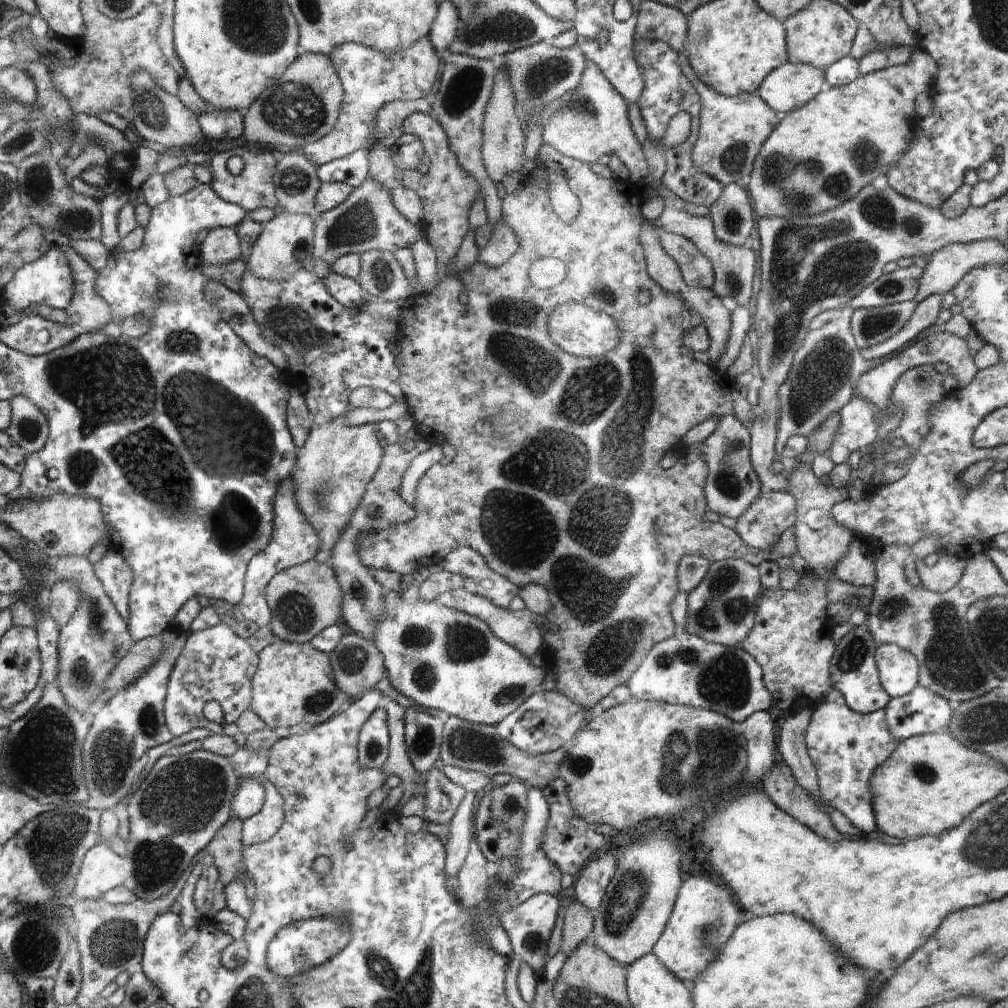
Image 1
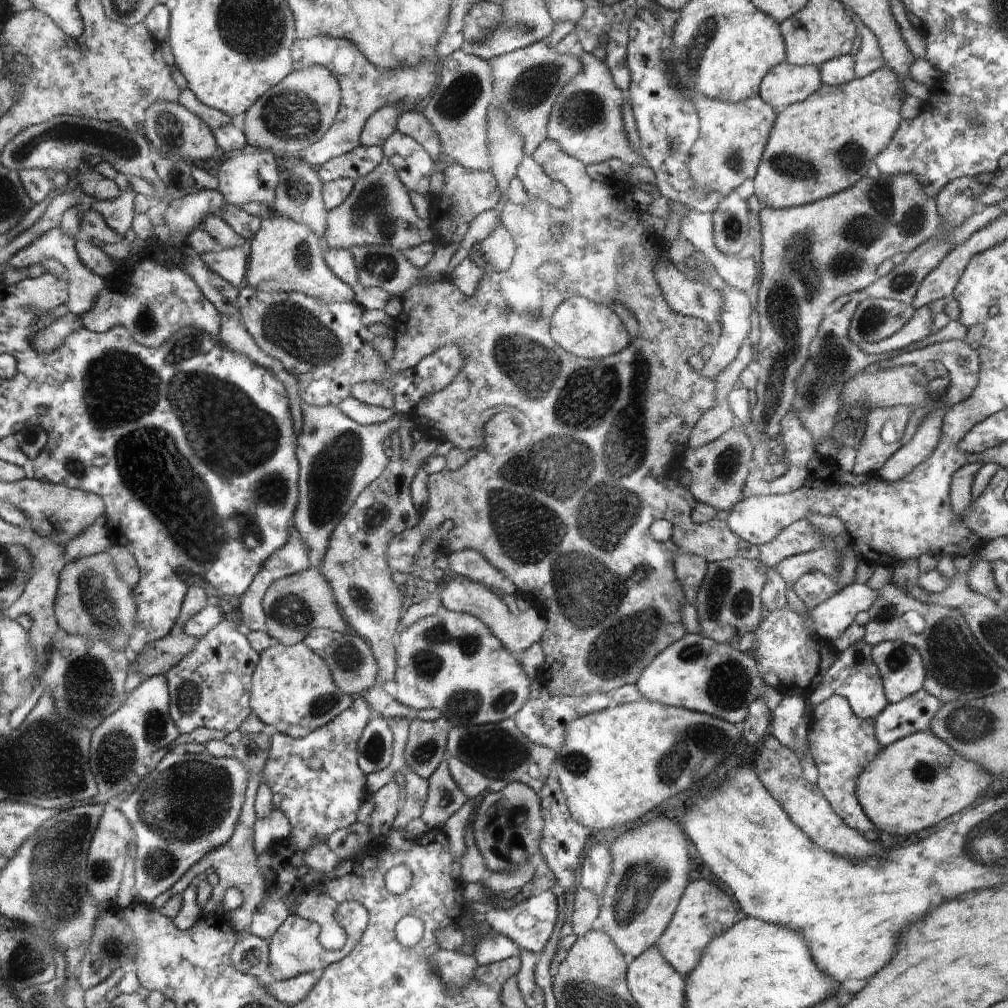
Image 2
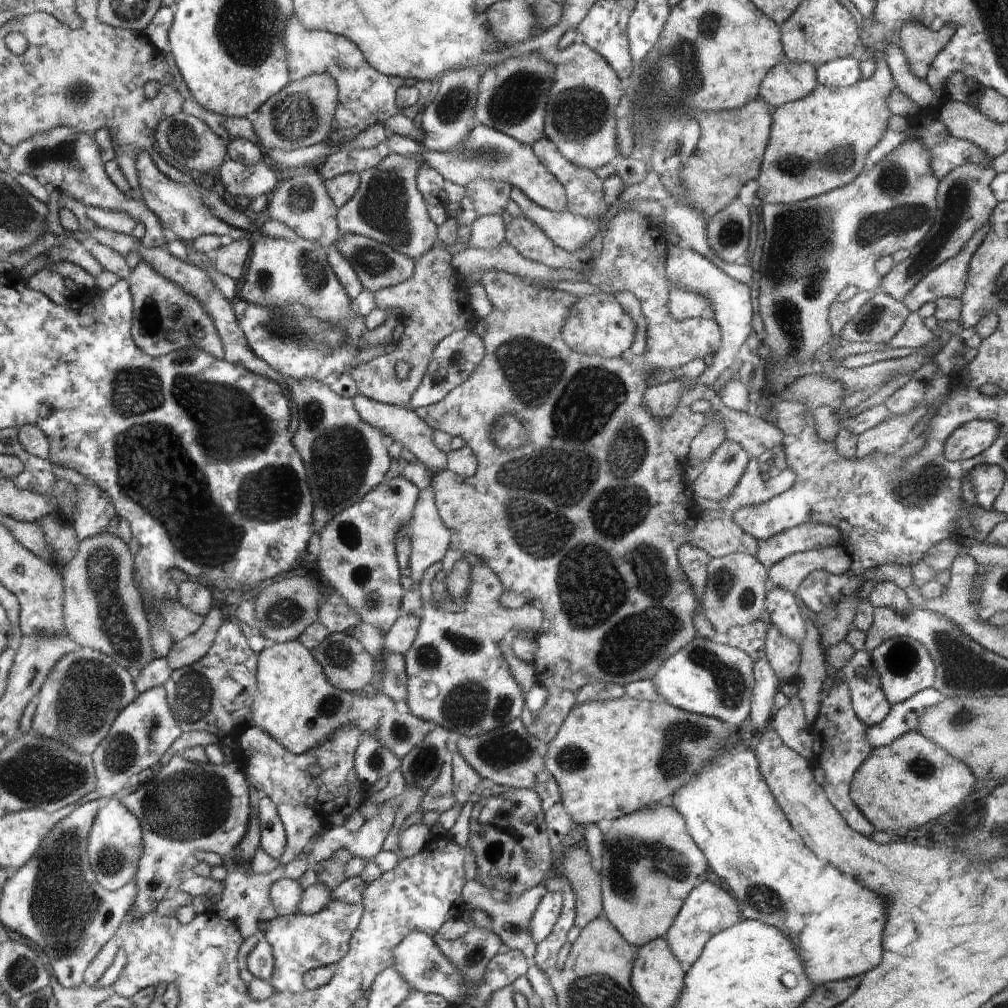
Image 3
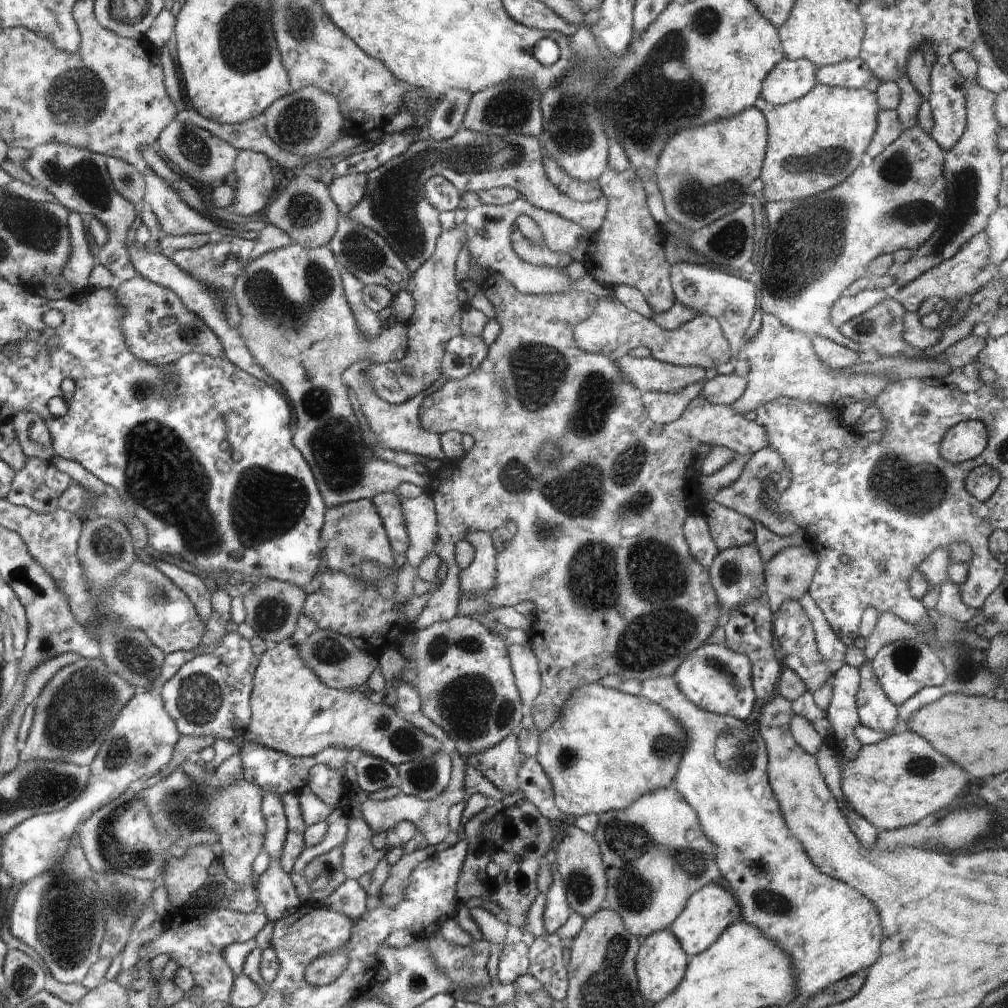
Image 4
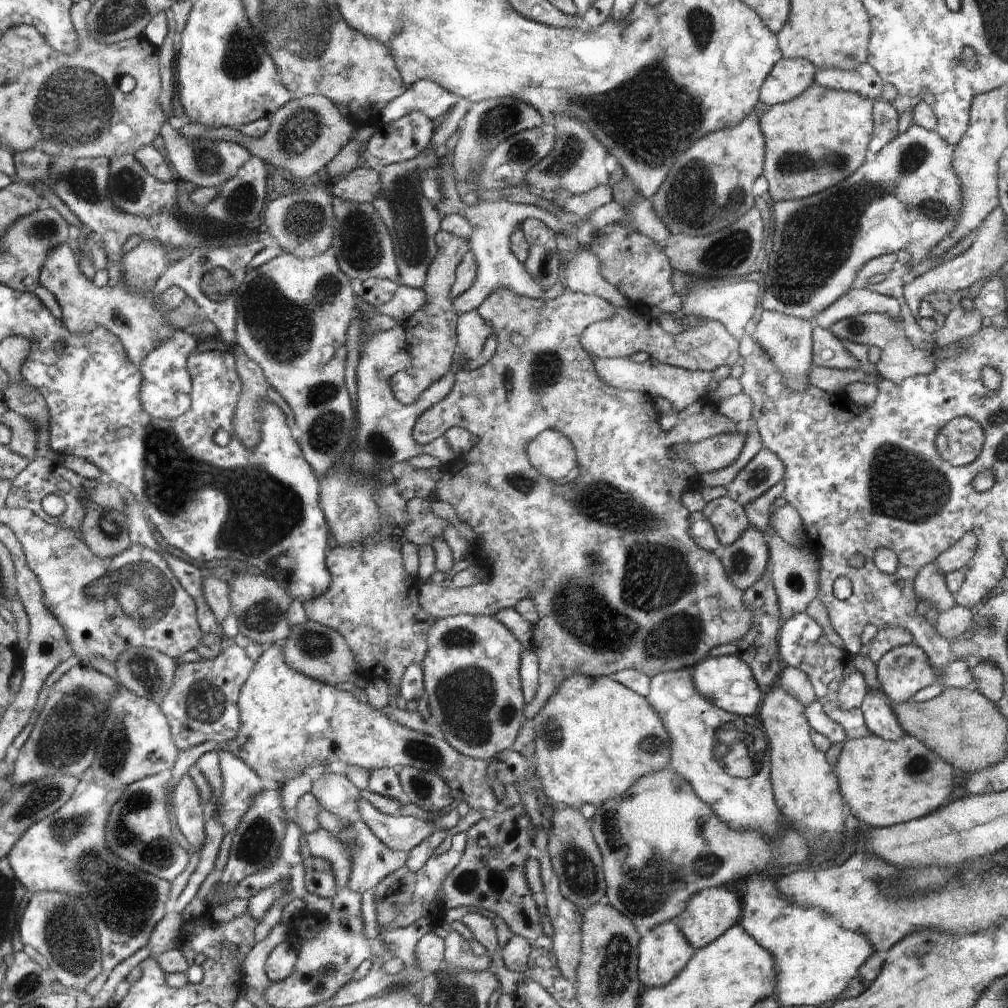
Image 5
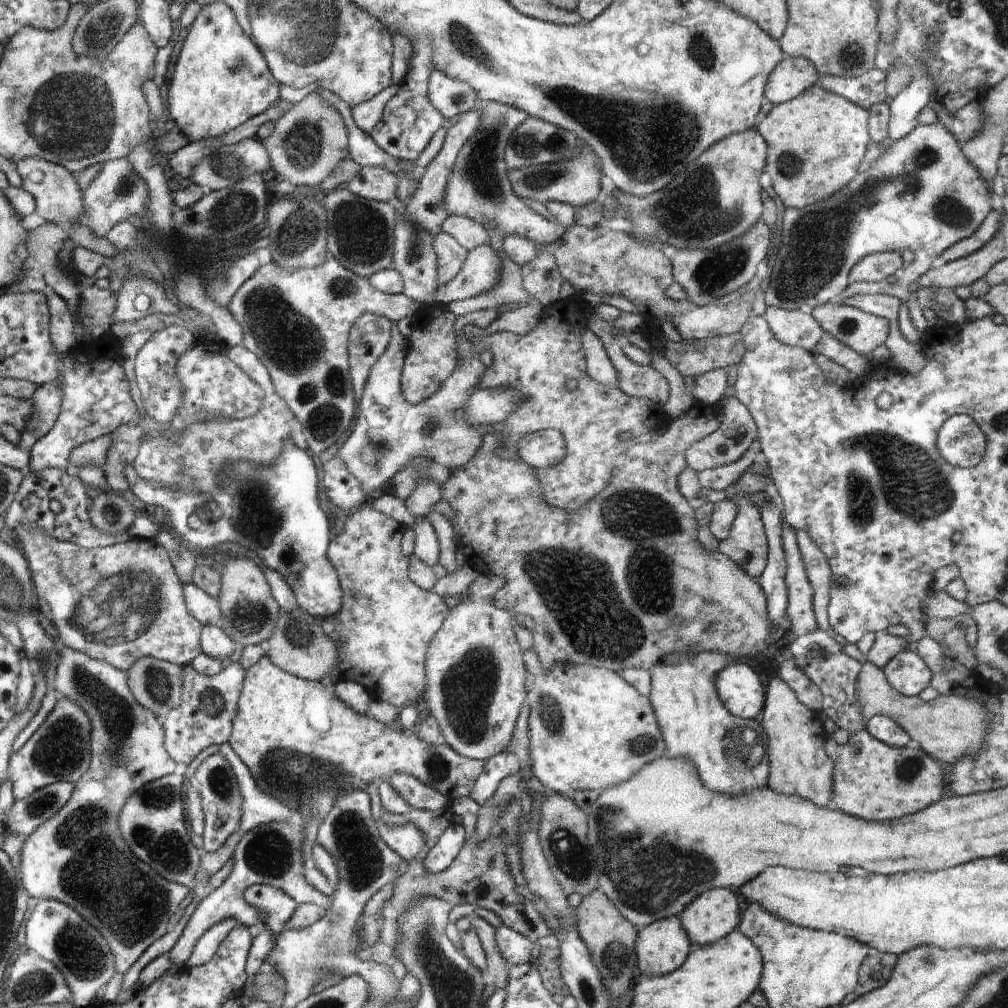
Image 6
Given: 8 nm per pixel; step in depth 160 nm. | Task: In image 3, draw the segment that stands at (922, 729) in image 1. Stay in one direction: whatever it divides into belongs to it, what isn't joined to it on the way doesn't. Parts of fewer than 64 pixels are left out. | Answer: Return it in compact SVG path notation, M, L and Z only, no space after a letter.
M933 687L919 691L905 702L892 705L882 722L867 728L866 739L872 748L890 745L900 736L917 731L923 713L942 700L943 697Z

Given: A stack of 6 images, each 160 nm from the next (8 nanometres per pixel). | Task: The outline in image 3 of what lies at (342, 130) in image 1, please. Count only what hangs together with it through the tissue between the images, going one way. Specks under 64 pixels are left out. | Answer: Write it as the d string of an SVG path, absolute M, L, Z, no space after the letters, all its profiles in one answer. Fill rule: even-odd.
M296 12L294 17L288 22L285 32L285 48L288 54L289 78L291 82L294 80L300 80L300 78L310 77L313 73L327 73L334 78L337 83L337 91L342 91L342 102L337 103L338 118L333 119L332 129L329 133L330 141L338 148L340 145L344 145L346 141L352 141L358 137L363 131L369 129L370 125L376 125L377 123L385 124L391 117L397 116L402 112L408 119L414 121L416 114L420 110L424 111L424 108L428 107L430 102L434 101L437 94L438 82L432 82L432 80L407 80L401 77L390 77L389 75L381 74L380 71L374 70L370 66L368 60L362 55L360 48L354 46L348 38L344 36L336 35L324 30L306 30L296 18ZM403 85L413 85L420 91L420 98L414 106L404 110L400 110L396 105L396 94L399 88Z

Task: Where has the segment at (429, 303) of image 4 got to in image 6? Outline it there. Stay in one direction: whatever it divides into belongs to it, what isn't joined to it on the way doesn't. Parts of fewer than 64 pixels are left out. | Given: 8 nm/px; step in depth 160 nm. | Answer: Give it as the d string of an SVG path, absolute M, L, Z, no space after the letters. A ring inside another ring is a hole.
M445 233L435 235L434 247L437 252L437 280L442 286L462 269L467 251L452 236ZM568 301L544 306L538 325L526 334L516 335L501 330L498 333L488 332L488 334L482 334L478 340L474 338L474 342L468 342L461 333L457 334L455 332L453 326L455 317L451 315L447 305L431 304L423 306L423 309L418 310L412 320L413 322L410 324L412 334L410 334L407 341L408 356L405 358L401 375L401 391L404 392L405 399L409 403L416 405L433 396L456 369L457 360L466 358L474 350L478 355L484 350L490 350L494 357L494 363L489 368L485 368L485 374L482 374L477 386L474 386L474 391L497 388L506 392L507 388L514 388L522 394L522 398L518 402L518 408L501 422L506 428L496 430L494 425L486 427L485 439L482 442L481 449L477 451L477 455L464 468L458 470L455 474L451 474L442 486L436 484L434 480L420 480L416 484L418 488L412 490L412 494L405 501L396 498L396 496L382 495L370 503L380 514L388 515L389 518L401 523L406 529L412 529L412 526L420 521L422 517L426 517L441 499L445 499L454 511L456 528L460 532L460 545L474 548L474 552L478 552L482 556L482 560L488 564L488 568L505 581L505 586L500 588L496 595L497 607L508 610L514 616L516 614L530 616L536 622L536 627L532 631L533 644L531 650L534 650L546 670L552 670L558 664L560 666L562 664L564 666L572 664L574 666L596 666L620 674L625 669L630 668L652 670L668 658L680 657L681 654L698 654L704 651L730 654L736 660L752 658L752 656L758 656L768 646L766 640L772 632L768 616L768 596L764 594L756 580L746 574L744 568L737 566L732 559L722 554L722 552L718 550L710 552L710 550L706 550L706 546L702 546L701 540L696 538L697 518L694 518L695 510L690 508L692 504L688 504L685 496L678 492L678 478L681 478L681 474L689 468L684 463L684 450L688 446L692 446L694 442L699 442L702 438L709 436L720 428L723 411L719 404L701 405L695 403L672 422L672 432L657 434L654 422L658 420L656 410L660 412L662 407L660 403L655 404L652 400L646 398L640 399L628 396L628 394L621 392L619 387L614 388L596 383L588 376L581 338L583 332L589 326L586 326L587 319L582 317L582 309L570 304ZM569 380L577 381L575 390L566 388L566 383ZM624 432L631 433L631 438L627 441L621 441L619 438L620 434ZM510 447L518 449L519 461L506 459L502 456L503 452Z

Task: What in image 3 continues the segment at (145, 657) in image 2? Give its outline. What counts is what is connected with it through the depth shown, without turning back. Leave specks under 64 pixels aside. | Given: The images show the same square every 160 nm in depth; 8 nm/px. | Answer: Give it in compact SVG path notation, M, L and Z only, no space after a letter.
M224 607L212 608L204 617L204 622L199 630L184 640L173 642L169 654L166 656L170 667L173 670L188 667L206 657L225 619L227 617Z

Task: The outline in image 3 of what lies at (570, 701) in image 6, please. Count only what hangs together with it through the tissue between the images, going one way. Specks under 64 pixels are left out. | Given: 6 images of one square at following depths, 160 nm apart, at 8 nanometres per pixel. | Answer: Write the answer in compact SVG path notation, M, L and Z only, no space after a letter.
M623 696L576 703L570 705L556 737L547 745L544 767L557 780L568 814L584 827L603 819L616 820L650 804L662 803L666 796L672 796L680 786L687 785L692 776L712 760L718 742L726 738L728 732L730 728L721 719L690 713L665 701L660 703Z

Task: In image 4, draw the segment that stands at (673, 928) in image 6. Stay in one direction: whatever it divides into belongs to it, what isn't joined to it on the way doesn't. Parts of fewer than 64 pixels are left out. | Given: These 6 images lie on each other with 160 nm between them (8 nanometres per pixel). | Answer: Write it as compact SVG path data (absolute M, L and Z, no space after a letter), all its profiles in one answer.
M670 929L659 931L644 938L641 951L637 959L638 985L647 1000L654 1003L665 1001L672 996L677 987L685 979L684 970L688 965L688 956L676 936Z

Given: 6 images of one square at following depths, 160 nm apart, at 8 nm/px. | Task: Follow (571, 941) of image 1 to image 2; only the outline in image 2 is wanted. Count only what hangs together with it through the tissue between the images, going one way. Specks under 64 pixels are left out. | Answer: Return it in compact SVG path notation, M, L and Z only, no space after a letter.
M580 886L571 894L571 900L573 912L570 914L567 931L578 937L584 937L592 928L592 922L598 918L601 906L598 906L594 893Z

